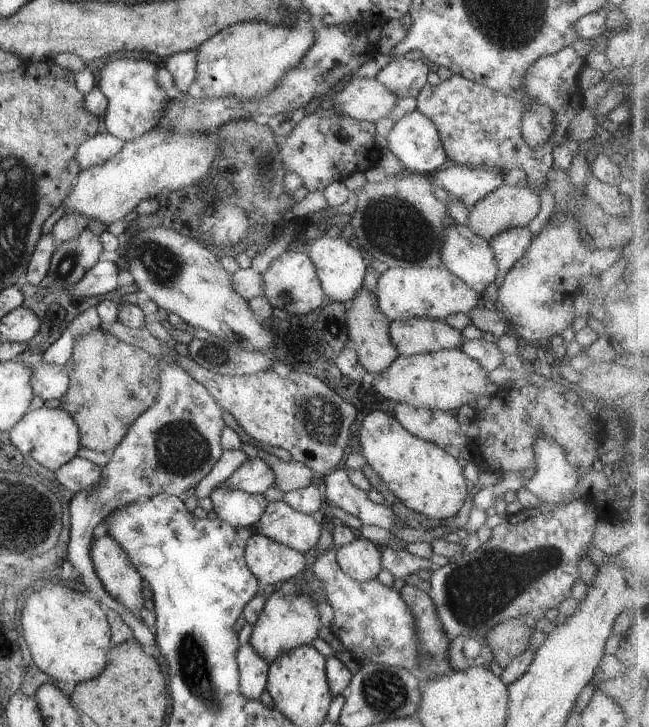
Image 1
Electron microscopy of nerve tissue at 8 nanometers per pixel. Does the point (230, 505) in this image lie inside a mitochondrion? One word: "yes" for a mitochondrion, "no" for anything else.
no

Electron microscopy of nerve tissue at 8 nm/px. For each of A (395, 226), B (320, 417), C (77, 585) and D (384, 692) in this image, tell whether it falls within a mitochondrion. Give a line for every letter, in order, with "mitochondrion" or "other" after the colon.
A: mitochondrion
B: mitochondrion
C: other
D: mitochondrion

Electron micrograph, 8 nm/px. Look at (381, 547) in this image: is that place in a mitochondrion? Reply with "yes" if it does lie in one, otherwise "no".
no

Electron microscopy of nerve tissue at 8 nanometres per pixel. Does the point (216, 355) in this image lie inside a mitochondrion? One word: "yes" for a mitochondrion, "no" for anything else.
yes

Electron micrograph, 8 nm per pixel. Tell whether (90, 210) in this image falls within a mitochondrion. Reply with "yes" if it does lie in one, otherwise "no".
no

